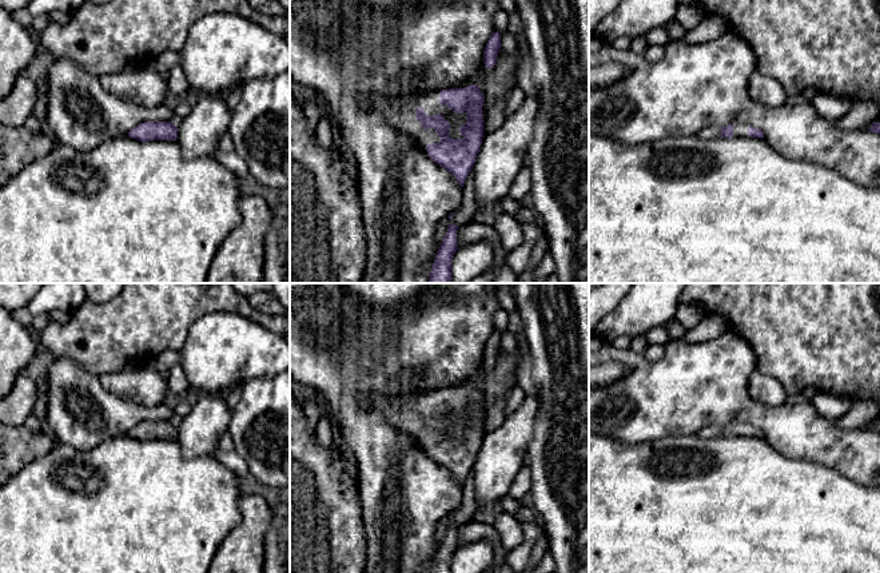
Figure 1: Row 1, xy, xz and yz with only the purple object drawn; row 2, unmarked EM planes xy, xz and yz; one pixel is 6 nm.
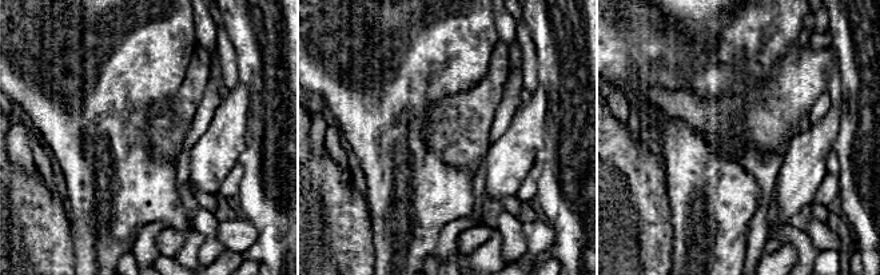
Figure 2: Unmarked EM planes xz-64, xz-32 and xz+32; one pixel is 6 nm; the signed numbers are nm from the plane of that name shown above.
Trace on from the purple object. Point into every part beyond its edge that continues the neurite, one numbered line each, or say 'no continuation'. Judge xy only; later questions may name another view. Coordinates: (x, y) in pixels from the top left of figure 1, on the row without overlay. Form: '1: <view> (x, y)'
no continuation

